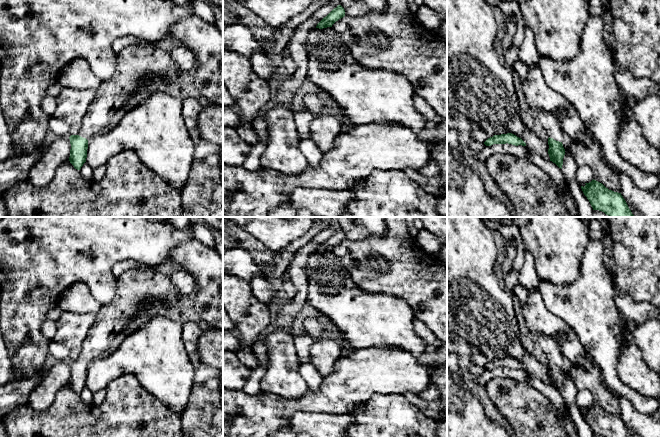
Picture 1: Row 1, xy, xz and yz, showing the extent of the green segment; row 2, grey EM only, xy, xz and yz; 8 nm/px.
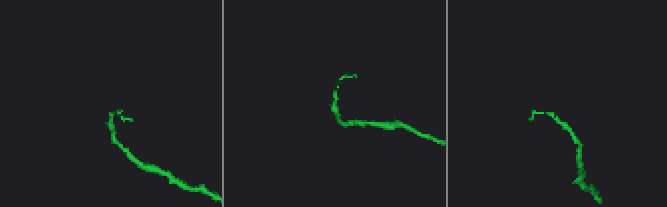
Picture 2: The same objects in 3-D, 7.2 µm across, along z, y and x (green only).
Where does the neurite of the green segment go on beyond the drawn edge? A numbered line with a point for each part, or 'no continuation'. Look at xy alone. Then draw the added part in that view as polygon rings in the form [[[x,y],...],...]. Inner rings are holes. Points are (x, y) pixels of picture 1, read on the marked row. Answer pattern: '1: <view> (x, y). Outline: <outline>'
1: xy (135, 63). Outline: [[[146,42],[125,47],[117,54],[117,65],[112,77],[101,81],[96,90],[95,97],[78,128],[78,135],[88,140],[100,134],[110,124],[113,114],[123,107],[125,100],[138,90],[142,81],[161,78],[164,81],[175,82],[178,81],[180,73],[181,70],[170,52],[159,48],[156,44]]]

